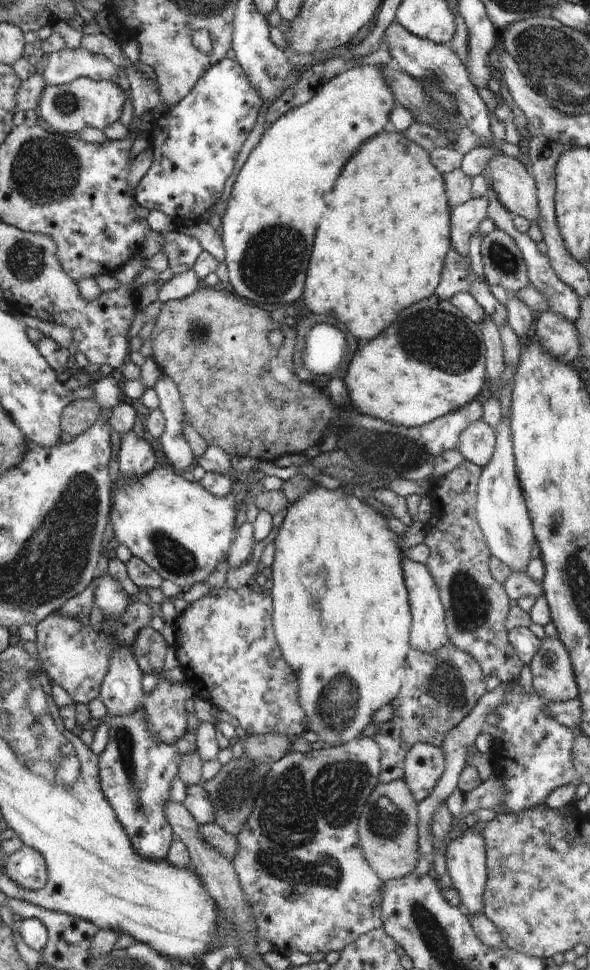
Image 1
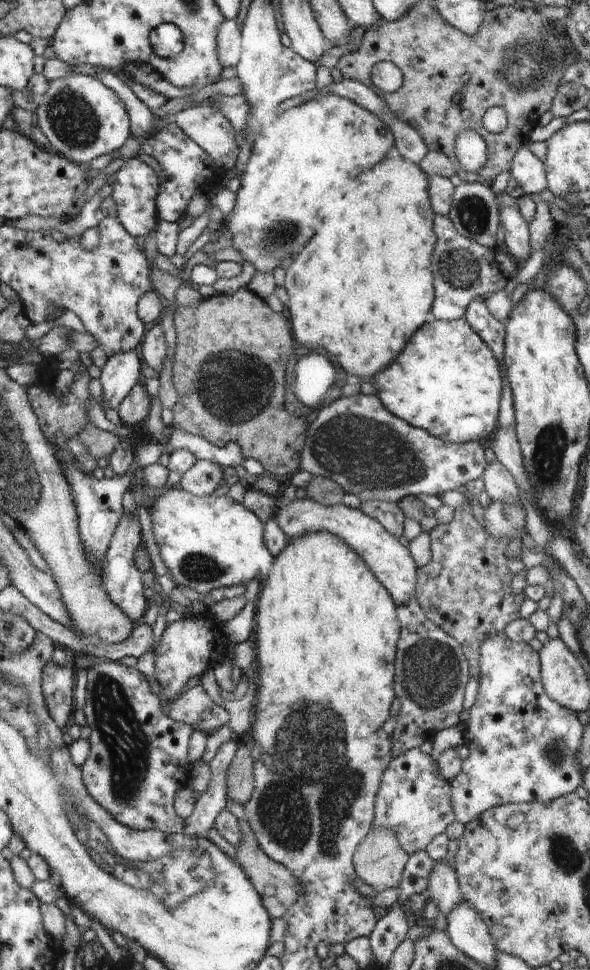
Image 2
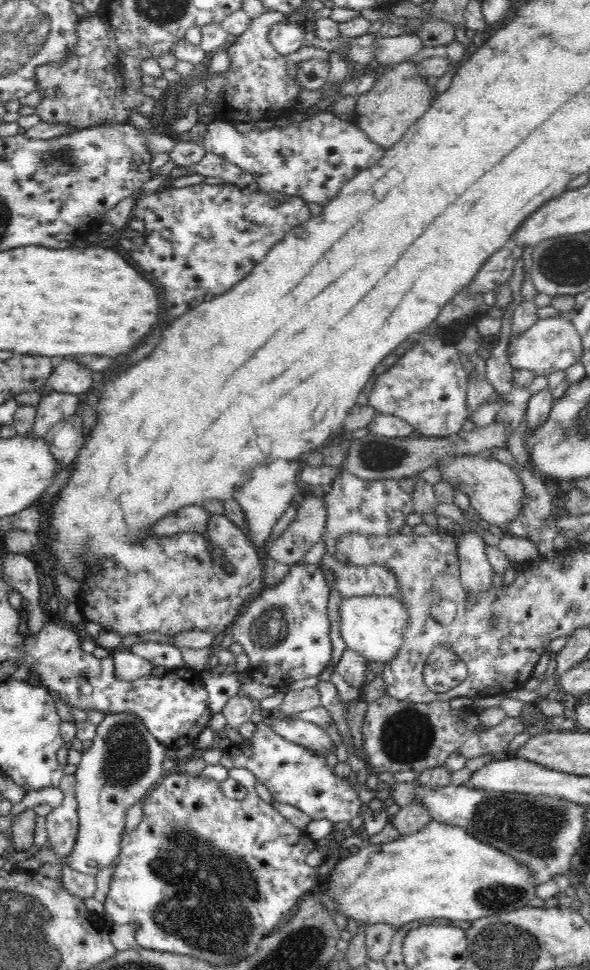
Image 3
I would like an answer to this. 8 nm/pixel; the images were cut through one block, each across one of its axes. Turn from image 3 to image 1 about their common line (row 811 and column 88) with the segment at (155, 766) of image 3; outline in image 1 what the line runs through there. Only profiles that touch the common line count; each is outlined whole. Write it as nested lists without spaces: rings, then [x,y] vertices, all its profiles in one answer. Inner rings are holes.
[[[82,77],[68,84],[64,83],[61,85],[44,87],[42,98],[40,98],[40,106],[38,106],[36,113],[40,123],[44,123],[46,127],[54,133],[75,136],[76,132],[84,130],[84,127],[96,128],[96,130],[104,131],[109,126],[118,126],[124,100],[126,100],[126,97],[117,81],[94,81],[91,78]]]

